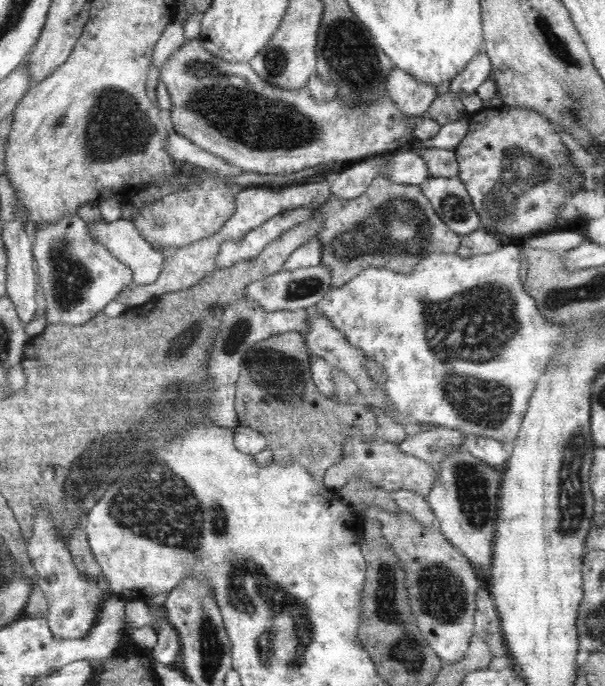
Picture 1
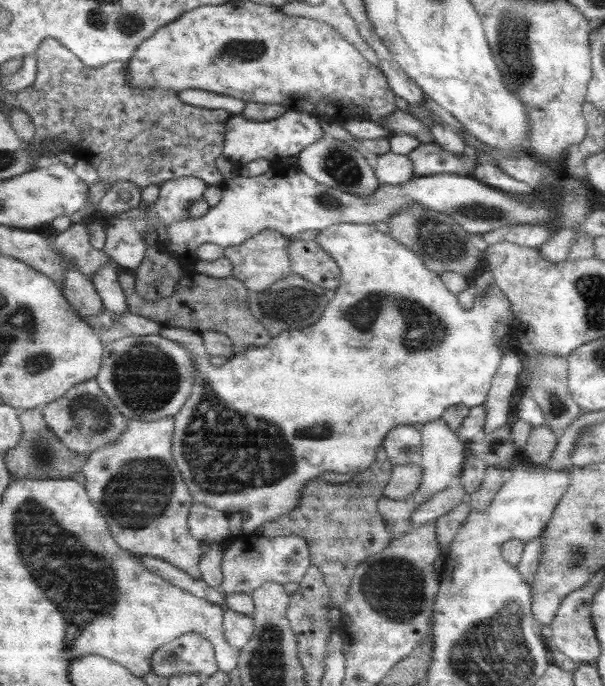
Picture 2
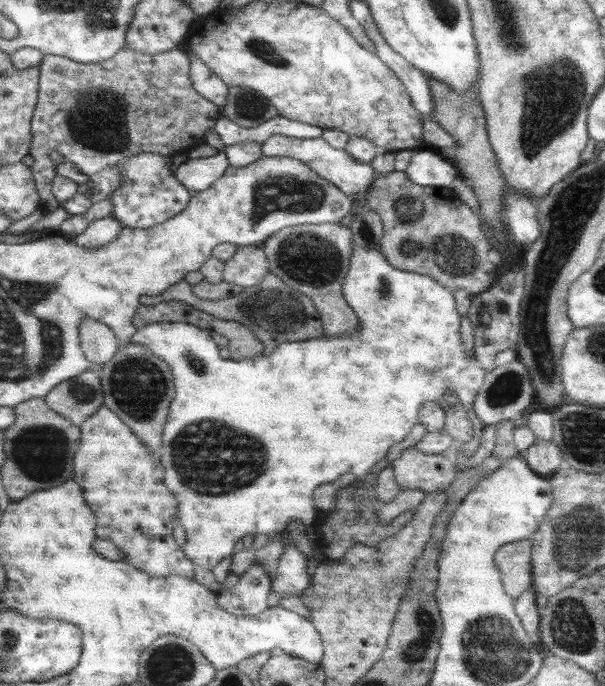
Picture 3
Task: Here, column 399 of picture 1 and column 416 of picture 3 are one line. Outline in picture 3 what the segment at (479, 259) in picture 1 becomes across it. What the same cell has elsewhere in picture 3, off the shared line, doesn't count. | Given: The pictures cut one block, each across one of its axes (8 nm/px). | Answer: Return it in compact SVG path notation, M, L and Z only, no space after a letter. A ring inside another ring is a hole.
M352 244L352 258L350 258L350 269L341 290L346 303L360 317L362 331L350 337L323 337L305 342L284 342L280 344L270 356L264 354L252 356L252 358L242 358L242 360L224 359L220 356L219 347L214 343L211 335L193 324L185 322L172 322L164 320L159 323L150 323L146 326L138 325L138 330L132 336L130 343L142 346L148 353L156 354L162 358L174 376L174 400L170 402L170 414L167 415L166 425L162 429L162 456L160 462L164 466L164 484L166 488L174 494L178 502L178 519L186 532L186 543L182 548L184 555L195 565L214 569L226 557L232 557L234 546L240 538L254 535L268 535L280 533L286 530L286 523L292 521L302 521L306 527L312 525L316 510L312 495L314 489L322 483L331 483L344 473L355 474L358 478L363 478L371 468L382 460L388 453L388 448L413 432L414 424L419 422L419 411L423 402L434 401L437 404L444 399L446 391L454 391L462 405L473 404L476 394L480 390L486 372L482 370L476 354L468 354L461 342L460 316L456 311L456 302L453 292L444 288L432 278L424 274L416 274L411 271L397 270L393 268L384 258L380 250L364 250L358 244ZM238 472L254 472L252 480L248 484L238 484Z

